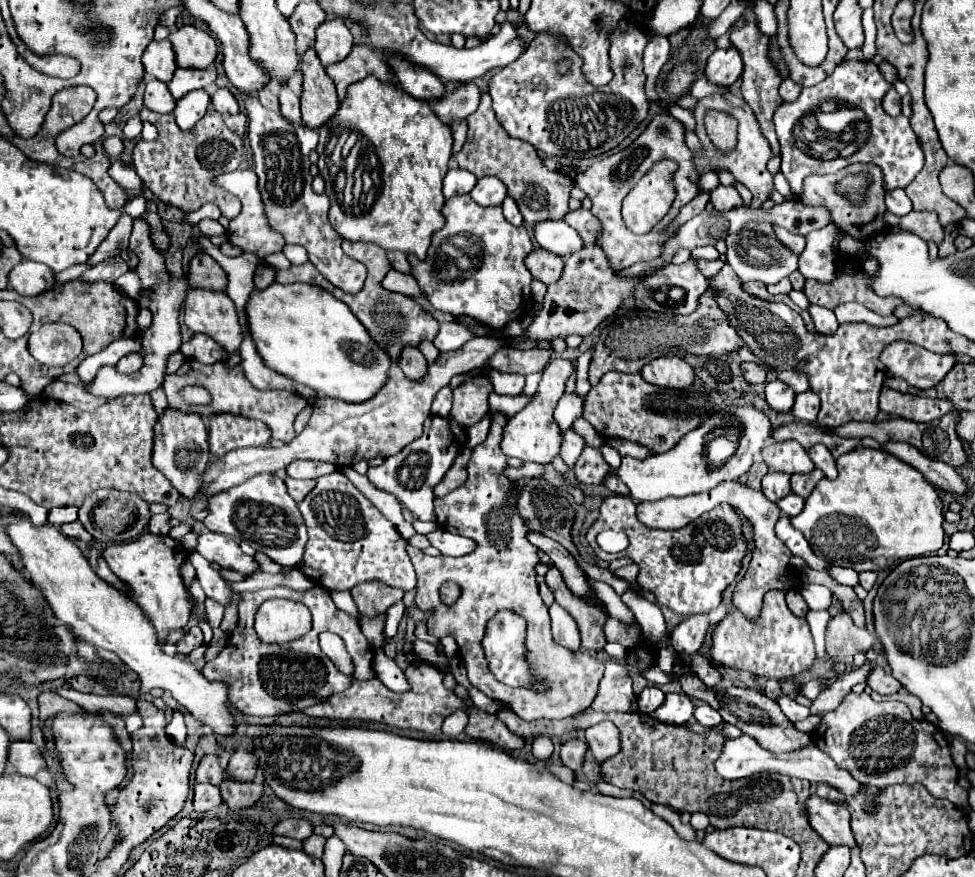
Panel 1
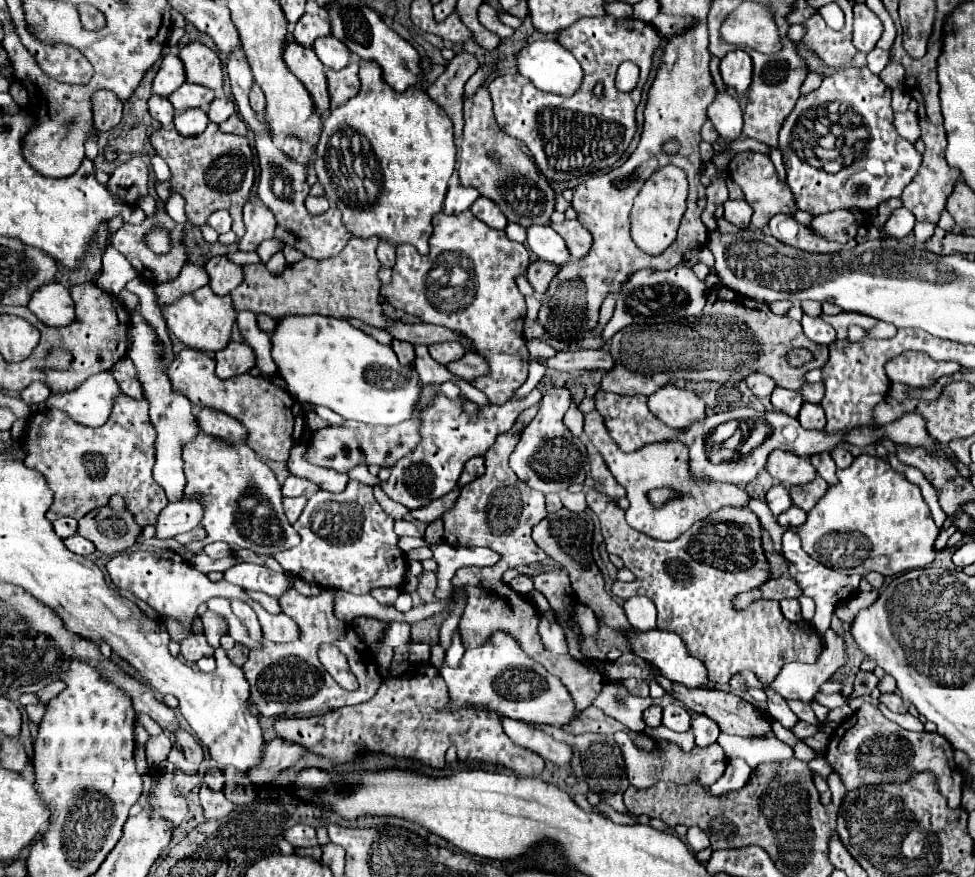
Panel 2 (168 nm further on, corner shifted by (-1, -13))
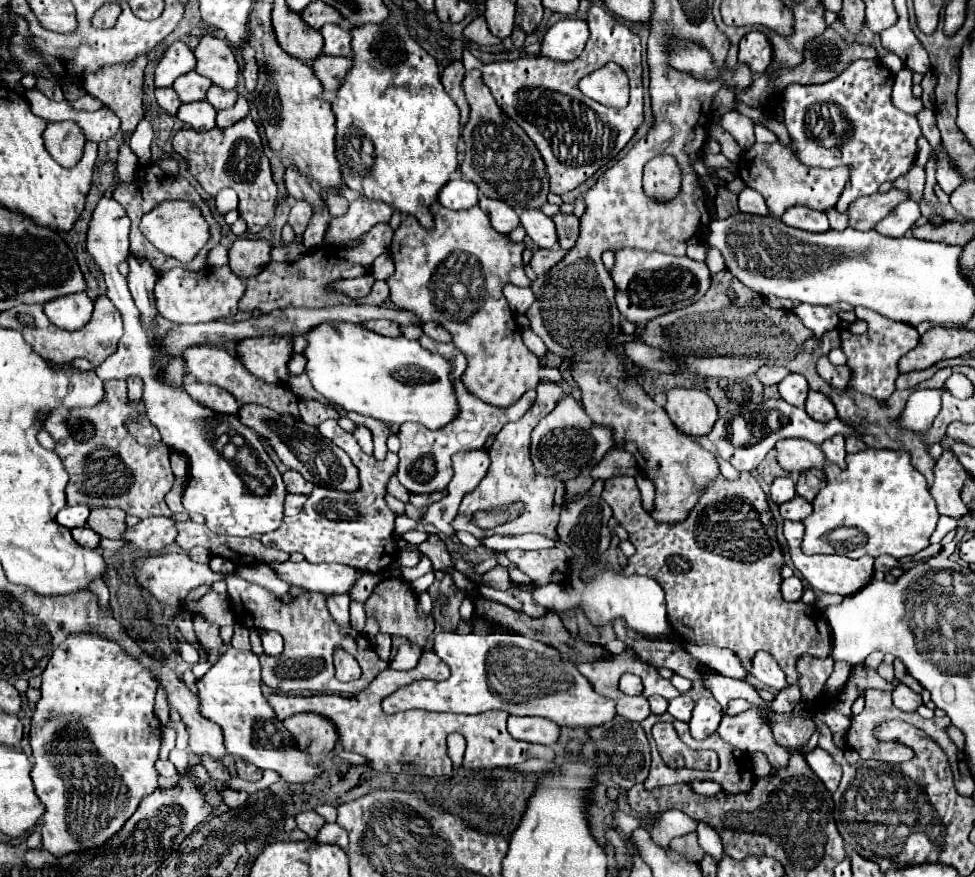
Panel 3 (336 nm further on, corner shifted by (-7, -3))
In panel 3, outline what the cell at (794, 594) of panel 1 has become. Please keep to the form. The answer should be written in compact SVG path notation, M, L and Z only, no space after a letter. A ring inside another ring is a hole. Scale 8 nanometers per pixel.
M792 576L792 578L782 580L782 596L784 596L784 600L798 602L802 598L802 592L804 592L804 584L802 584L800 578Z

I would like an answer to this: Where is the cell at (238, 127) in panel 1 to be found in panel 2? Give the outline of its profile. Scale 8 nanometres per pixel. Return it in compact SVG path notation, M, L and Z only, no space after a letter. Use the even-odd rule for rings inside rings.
M238 114L230 116L224 124L220 124L220 130L222 132L230 132L230 134L240 134L240 136L248 134L248 126L242 122L242 118Z

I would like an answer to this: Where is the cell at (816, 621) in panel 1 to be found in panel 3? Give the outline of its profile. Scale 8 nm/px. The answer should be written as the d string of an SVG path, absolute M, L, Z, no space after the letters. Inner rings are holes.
M784 522L784 536L788 540L790 558L792 558L794 566L802 572L804 580L814 590L846 596L846 594L856 594L860 588L864 588L872 580L872 564L874 564L874 558L862 556L858 560L852 560L852 558L846 558L846 556L822 556L822 554L806 556L800 550L800 542L802 542L802 536L804 536L804 524L802 522Z

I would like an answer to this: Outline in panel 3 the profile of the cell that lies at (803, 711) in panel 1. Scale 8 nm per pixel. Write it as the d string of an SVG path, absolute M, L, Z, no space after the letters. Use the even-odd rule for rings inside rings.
M758 652L754 656L750 674L756 680L760 680L764 686L768 686L772 692L782 692L782 690L788 688L784 672L776 664L776 660L772 660L772 656L768 656L768 652Z

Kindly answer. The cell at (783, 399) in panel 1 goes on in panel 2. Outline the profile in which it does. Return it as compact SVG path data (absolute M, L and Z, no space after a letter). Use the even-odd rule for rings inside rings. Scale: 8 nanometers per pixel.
M780 386L774 388L770 400L772 400L776 410L782 410L790 416L796 416L800 412L800 406L802 406L802 396L798 392L786 390L786 388L780 388Z

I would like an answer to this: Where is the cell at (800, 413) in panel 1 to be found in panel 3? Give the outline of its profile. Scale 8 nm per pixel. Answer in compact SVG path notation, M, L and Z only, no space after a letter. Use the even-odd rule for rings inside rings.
M808 392L808 400L806 400L806 412L814 418L814 420L832 420L836 418L836 408L834 404L820 392Z

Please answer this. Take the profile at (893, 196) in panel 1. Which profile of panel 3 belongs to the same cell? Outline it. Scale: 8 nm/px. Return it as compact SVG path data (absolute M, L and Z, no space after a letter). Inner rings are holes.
M900 202L884 220L876 224L876 232L882 236L904 236L908 230L914 228L920 216L920 206L916 202Z

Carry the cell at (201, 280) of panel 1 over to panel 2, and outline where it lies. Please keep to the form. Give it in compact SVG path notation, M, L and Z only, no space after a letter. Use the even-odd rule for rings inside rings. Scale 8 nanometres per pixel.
M214 256L206 262L206 272L210 274L210 288L214 294L230 294L238 284L244 282L244 270L240 264L228 260L228 256Z

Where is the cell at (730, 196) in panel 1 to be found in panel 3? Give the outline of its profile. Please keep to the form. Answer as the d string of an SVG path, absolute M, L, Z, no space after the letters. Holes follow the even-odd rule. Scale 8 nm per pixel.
M744 188L738 194L738 206L740 206L740 212L746 212L746 214L758 214L758 216L768 214L768 208L766 208L762 194L758 194L752 188Z

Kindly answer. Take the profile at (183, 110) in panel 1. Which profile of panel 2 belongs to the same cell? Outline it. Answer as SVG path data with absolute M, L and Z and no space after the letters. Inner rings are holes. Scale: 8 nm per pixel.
M186 110L174 116L174 126L182 136L198 136L208 126L208 116L204 110Z

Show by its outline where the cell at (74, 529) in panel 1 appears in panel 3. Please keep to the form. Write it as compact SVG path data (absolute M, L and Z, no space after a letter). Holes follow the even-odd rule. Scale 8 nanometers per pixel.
M88 526L72 528L70 532L72 532L72 538L74 538L80 546L84 546L84 548L98 548L98 544L100 544L100 536L98 536L92 528L88 528Z

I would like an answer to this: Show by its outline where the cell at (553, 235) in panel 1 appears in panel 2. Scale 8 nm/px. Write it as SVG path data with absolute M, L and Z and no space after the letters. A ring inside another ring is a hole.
M528 226L526 232L528 232L526 244L540 260L554 262L558 266L564 266L566 262L570 262L566 242L550 226Z

